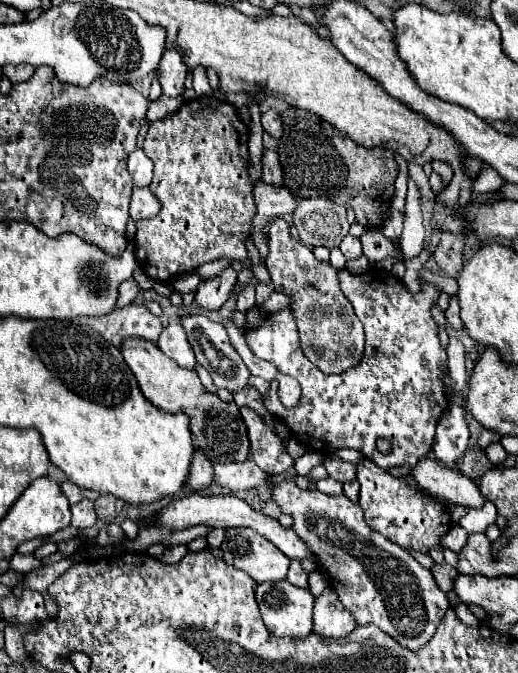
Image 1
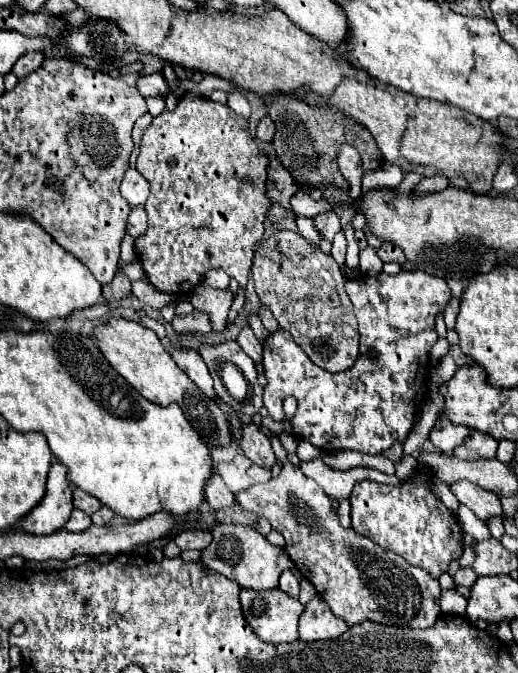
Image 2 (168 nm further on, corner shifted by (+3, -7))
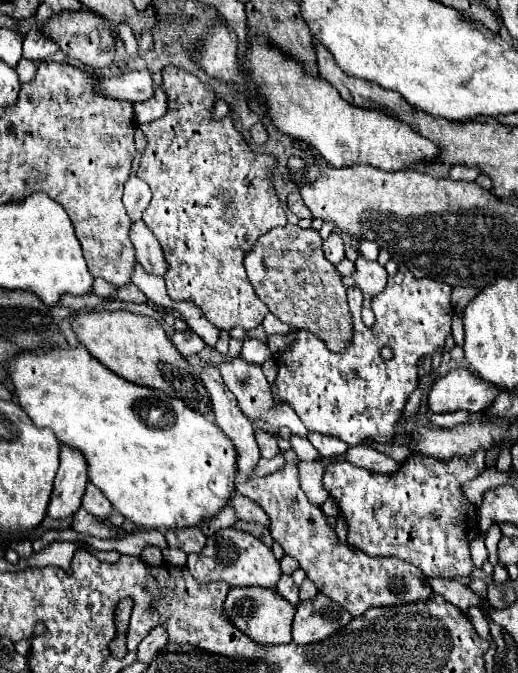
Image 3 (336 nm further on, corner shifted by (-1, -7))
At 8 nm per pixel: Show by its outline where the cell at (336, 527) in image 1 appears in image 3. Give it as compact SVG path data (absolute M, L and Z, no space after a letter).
M286 462L280 470L268 476L246 478L236 484L236 492L258 502L270 516L270 534L300 562L306 578L314 582L318 592L330 596L336 604L346 608L354 618L376 606L400 606L416 600L426 600L432 594L428 582L418 576L424 574L412 564L398 558L370 558L360 550L354 550L346 542L338 542L332 526L326 524L324 512L312 504L300 488L298 468L294 462Z

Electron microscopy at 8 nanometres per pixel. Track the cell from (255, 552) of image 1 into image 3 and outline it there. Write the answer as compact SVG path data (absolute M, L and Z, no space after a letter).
M226 528L226 530L216 532L214 536L210 536L206 546L202 548L202 552L188 554L186 568L198 582L224 580L230 586L266 586L266 588L274 588L276 582L282 576L280 564L274 558L272 550L266 548L264 542L260 542L252 534L236 530L236 528Z

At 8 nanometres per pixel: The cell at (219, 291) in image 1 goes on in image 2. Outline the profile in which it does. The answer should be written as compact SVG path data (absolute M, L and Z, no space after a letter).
M194 310L190 314L182 314L182 316L174 316L172 324L174 324L174 330L180 334L184 334L184 332L198 332L198 334L212 332L210 316L200 310Z

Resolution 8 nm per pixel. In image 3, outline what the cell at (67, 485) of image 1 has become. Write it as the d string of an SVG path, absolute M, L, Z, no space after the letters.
M88 482L86 494L82 496L82 508L96 518L110 518L114 514L114 508L108 502L108 498L100 490L96 490L92 482Z

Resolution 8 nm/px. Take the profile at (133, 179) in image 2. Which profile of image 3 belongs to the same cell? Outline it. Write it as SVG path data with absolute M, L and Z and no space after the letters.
M130 176L128 178L122 202L124 202L124 208L126 208L126 212L128 212L132 222L142 218L142 212L150 204L150 196L152 194L150 194L150 188L148 188L146 182L142 182L138 176Z

